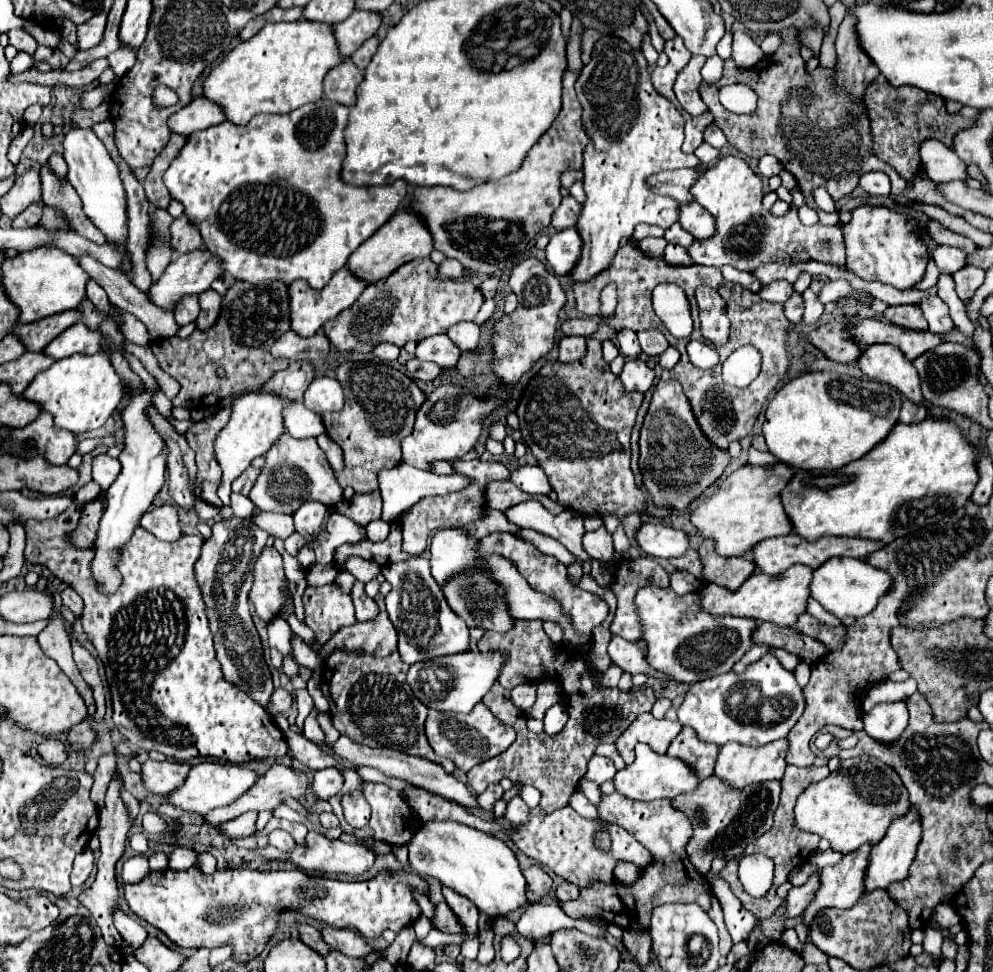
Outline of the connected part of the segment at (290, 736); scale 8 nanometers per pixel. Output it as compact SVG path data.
M278 714L274 717L275 723L284 733L289 744L289 752L295 760L299 760L301 764L305 764L311 770L320 770L324 768L331 768L337 766L335 758L329 756L327 752L323 752L315 742L307 740L303 734L295 734L290 730L290 724L286 717Z

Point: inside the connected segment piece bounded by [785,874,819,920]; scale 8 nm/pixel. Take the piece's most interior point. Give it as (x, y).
(798, 899)

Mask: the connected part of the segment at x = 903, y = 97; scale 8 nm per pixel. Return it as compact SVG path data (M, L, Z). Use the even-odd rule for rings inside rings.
M879 76L867 90L865 98L867 116L871 120L871 140L873 140L873 154L893 166L901 178L909 184L913 182L915 174L923 170L919 146L925 140L939 140L947 148L953 148L953 136L959 130L967 130L973 126L973 120L963 118L961 114L949 114L945 108L943 98L935 98L923 90L915 90L913 86L903 86L903 90L893 90L889 82Z

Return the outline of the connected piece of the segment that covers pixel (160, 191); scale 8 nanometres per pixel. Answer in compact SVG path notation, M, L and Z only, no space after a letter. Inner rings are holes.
M171 134L169 144L163 148L163 152L159 154L159 158L155 158L143 186L145 186L145 196L147 200L155 206L155 208L167 208L171 202L171 196L167 194L167 188L163 186L163 174L169 168L169 164L173 162L173 158L179 154L179 150L183 148L185 138L179 134Z

